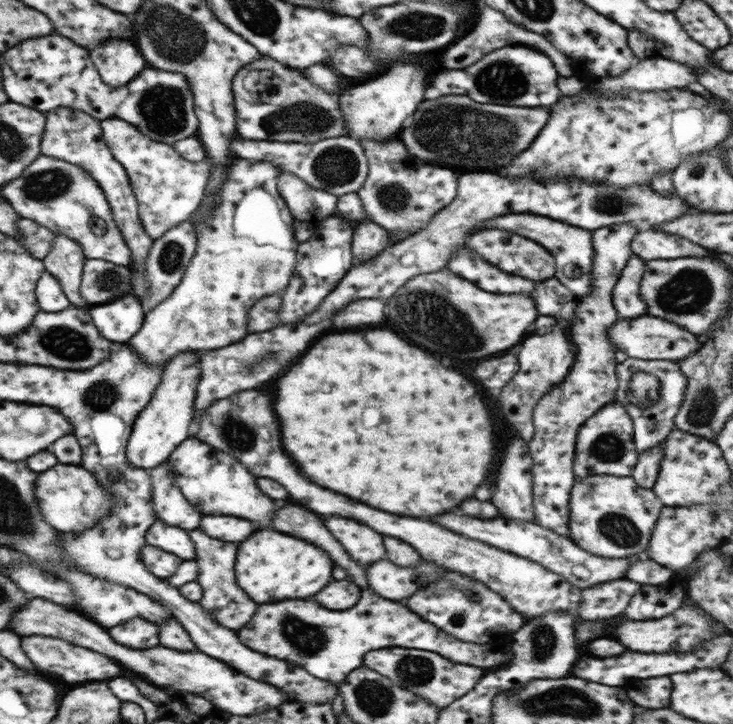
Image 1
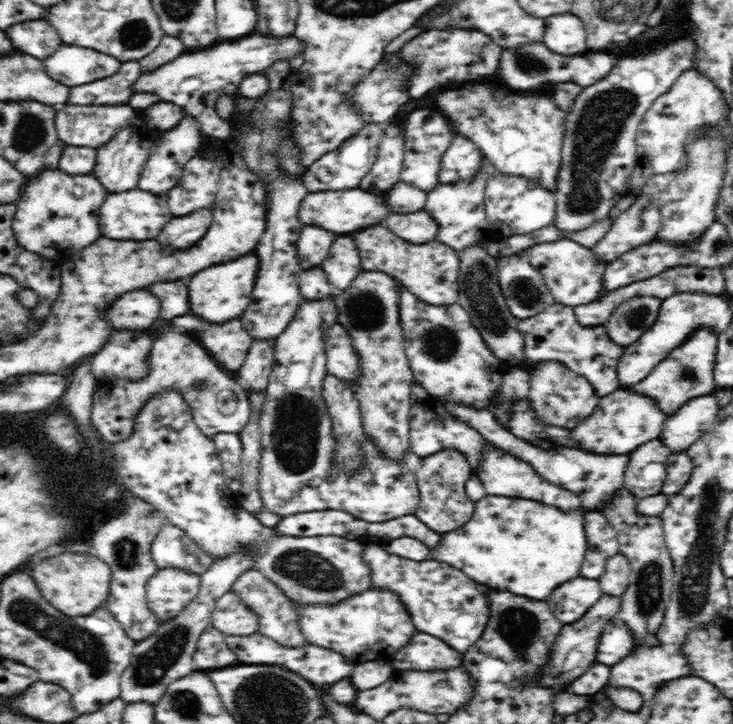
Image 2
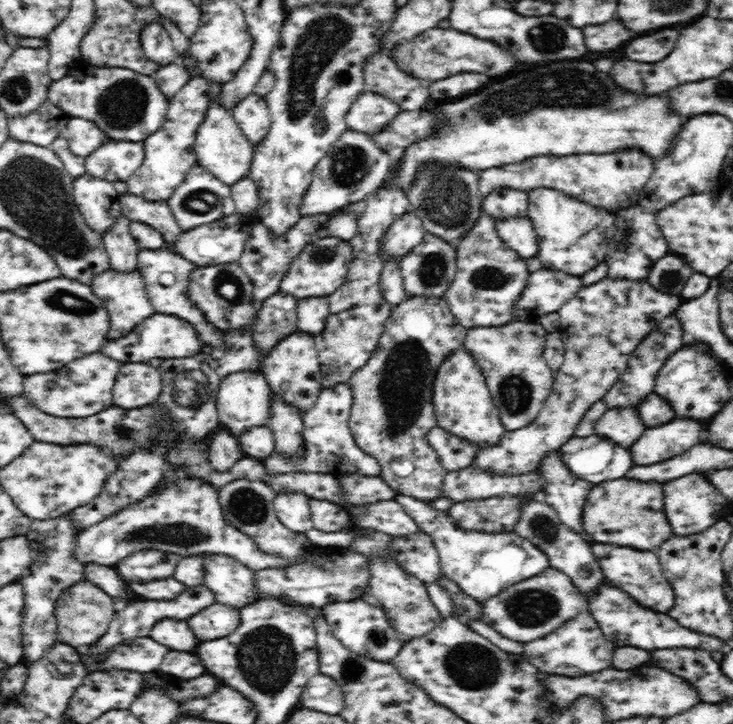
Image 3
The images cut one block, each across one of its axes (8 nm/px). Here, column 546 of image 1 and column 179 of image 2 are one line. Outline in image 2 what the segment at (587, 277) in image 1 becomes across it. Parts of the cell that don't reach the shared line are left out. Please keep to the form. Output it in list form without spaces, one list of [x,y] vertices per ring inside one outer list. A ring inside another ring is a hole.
[[[211,208],[196,211],[189,216],[170,220],[155,239],[162,246],[170,246],[172,250],[196,246],[213,222]]]

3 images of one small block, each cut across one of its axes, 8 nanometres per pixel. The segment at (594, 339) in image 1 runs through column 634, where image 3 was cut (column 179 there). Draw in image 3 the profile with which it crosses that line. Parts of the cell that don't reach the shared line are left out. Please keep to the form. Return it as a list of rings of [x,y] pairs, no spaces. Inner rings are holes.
[[[121,193],[119,196],[121,214],[130,222],[142,222],[150,225],[164,237],[164,247],[170,249],[173,242],[184,232],[176,223],[167,201],[151,201],[132,193]]]

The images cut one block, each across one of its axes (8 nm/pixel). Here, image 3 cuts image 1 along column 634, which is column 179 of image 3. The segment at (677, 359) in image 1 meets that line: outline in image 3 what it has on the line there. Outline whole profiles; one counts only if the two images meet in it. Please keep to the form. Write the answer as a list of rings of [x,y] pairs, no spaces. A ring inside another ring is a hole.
[[[154,313],[138,324],[130,336],[124,336],[120,340],[108,342],[102,347],[102,354],[114,358],[118,362],[148,362],[153,358],[159,359],[184,359],[195,356],[203,348],[202,339],[198,337],[192,323],[169,314]]]

